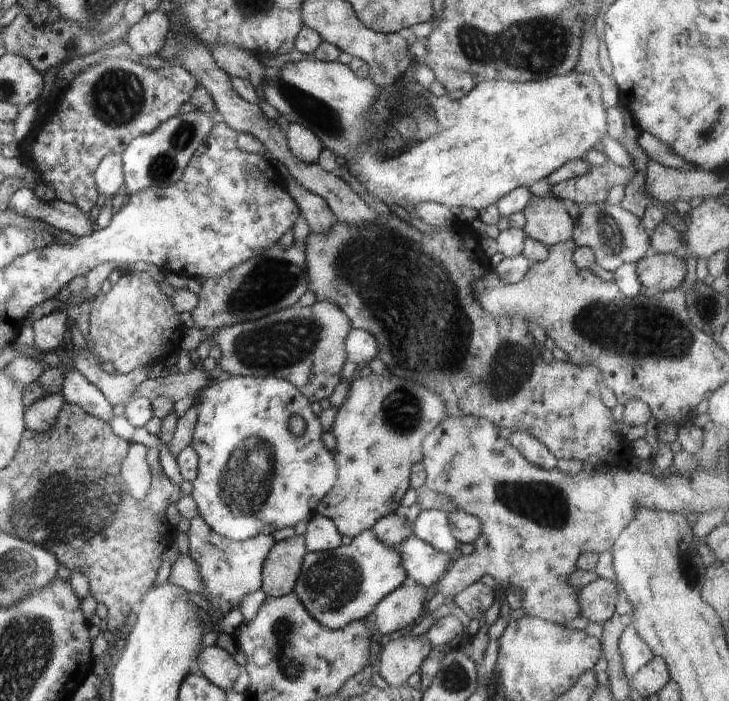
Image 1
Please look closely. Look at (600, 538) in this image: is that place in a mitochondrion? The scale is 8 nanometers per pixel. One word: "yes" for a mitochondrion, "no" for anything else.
no

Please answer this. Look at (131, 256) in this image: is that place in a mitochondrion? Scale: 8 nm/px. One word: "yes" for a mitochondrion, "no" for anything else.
no

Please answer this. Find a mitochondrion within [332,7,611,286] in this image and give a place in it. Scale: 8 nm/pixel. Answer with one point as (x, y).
(540, 45)

